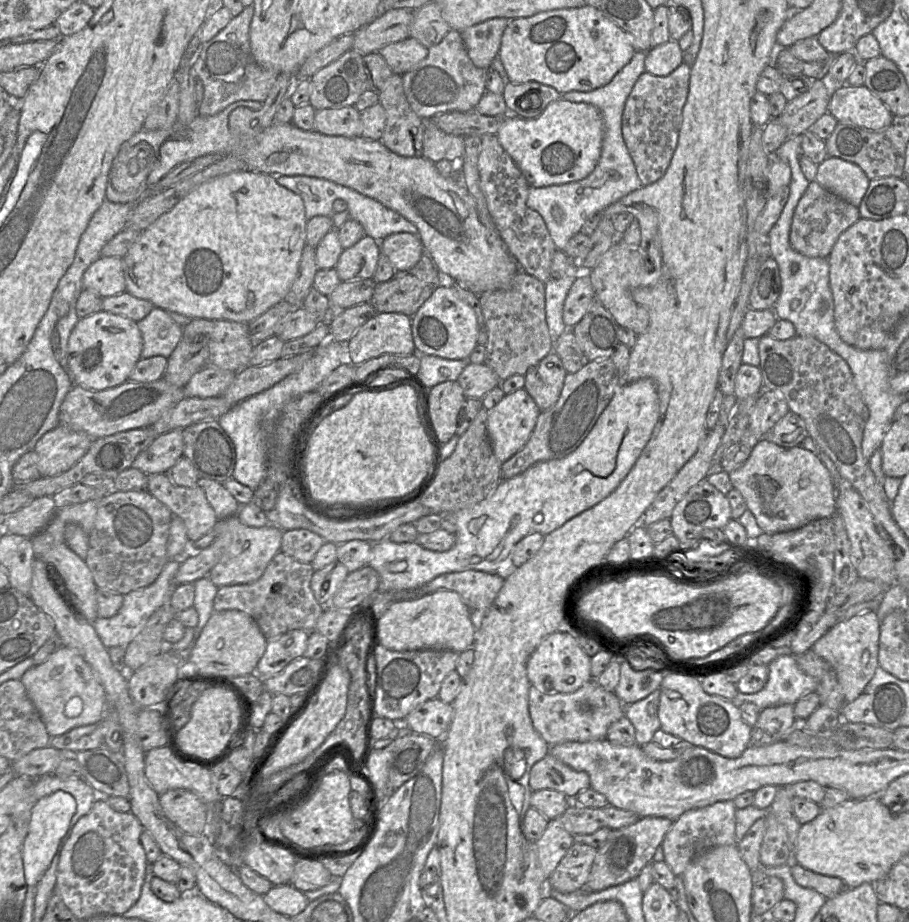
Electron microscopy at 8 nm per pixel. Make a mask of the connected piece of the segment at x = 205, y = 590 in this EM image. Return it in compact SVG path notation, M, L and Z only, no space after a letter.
M208 576L200 578L194 582L195 586L195 596L193 608L196 609L198 613L198 624L194 628L194 637L190 646L183 652L172 652L178 653L181 658L181 661L184 659L185 662L189 661L189 653L191 651L192 646L198 639L201 631L207 624L211 615L214 612L213 604L214 598L217 594L218 587L214 585L214 583L210 580Z

